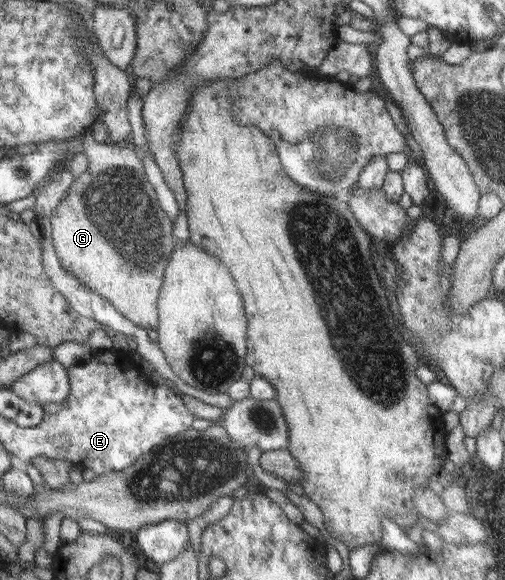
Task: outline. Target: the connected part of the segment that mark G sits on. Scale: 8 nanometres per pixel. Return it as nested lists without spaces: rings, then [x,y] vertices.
[[[93,133],[83,134],[81,152],[88,158],[87,170],[75,179],[61,204],[51,217],[52,241],[62,267],[80,282],[90,286],[99,296],[110,302],[133,325],[149,331],[157,330],[159,298],[168,263],[178,244],[173,232],[177,218],[165,210],[153,178],[149,178],[149,162],[138,148],[126,144],[98,143]]]

